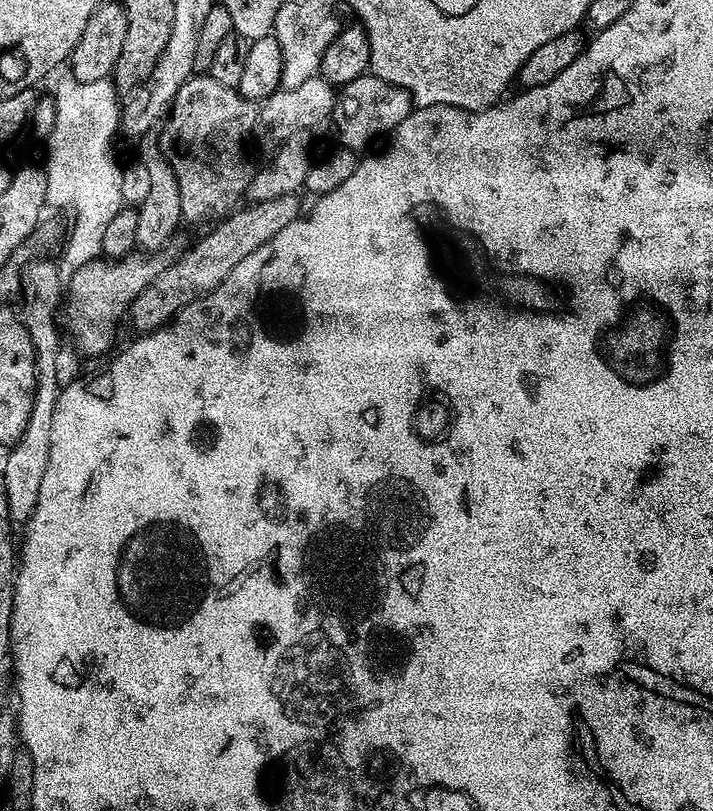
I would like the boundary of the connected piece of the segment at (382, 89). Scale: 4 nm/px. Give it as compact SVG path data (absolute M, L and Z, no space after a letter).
M365 74L359 76L358 78L354 78L354 82L350 82L349 84L343 85L343 87L341 87L339 91L336 92L336 105L333 106L332 108L330 124L333 124L333 126L336 127L336 136L338 139L340 139L337 141L339 141L339 143L343 145L343 147L349 148L350 151L360 154L363 153L365 150L368 150L368 149L363 150L363 148L370 147L371 144L374 143L375 140L379 138L379 136L381 136L381 138L384 138L387 137L390 133L392 133L393 130L395 130L395 128L397 128L397 126L399 126L401 122L403 122L403 120L410 115L410 113L412 113L413 107L414 105L412 103L412 97L409 96L406 90L402 90L401 88L399 88L398 86L394 86L390 82L382 82L382 78L378 78L377 76Z

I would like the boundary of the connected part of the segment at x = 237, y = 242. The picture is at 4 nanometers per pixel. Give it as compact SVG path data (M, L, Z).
M293 194L283 196L282 198L270 198L269 200L257 200L249 203L249 208L240 206L231 214L223 217L215 225L213 232L208 232L193 248L188 248L173 264L165 263L161 267L160 273L154 278L154 282L150 282L150 286L146 286L146 290L142 290L142 294L138 294L138 298L134 298L130 309L130 321L137 329L137 333L145 334L154 332L158 328L163 328L165 324L172 323L186 306L190 306L205 296L207 292L212 292L218 285L224 281L226 274L230 274L230 270L234 270L234 266L238 266L238 262L242 262L242 258L246 258L246 254L254 254L254 250L258 250L258 246L266 246L266 242L270 242L274 238L274 234L280 233L284 227L290 226L290 222L294 222L302 215L300 208L299 195Z

